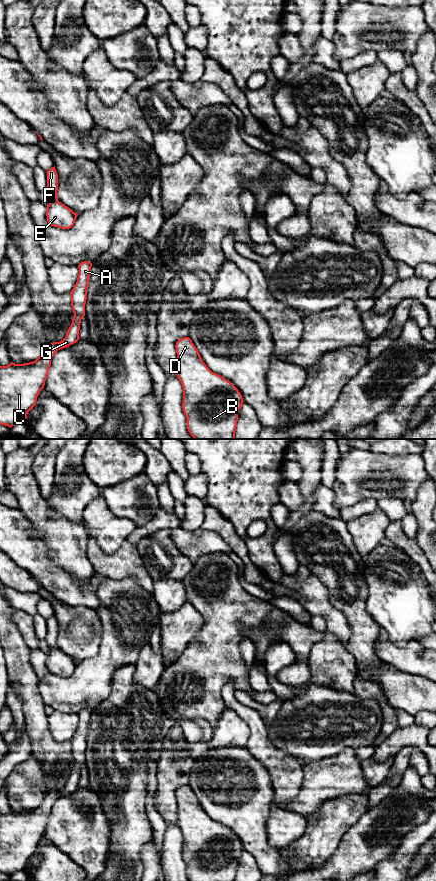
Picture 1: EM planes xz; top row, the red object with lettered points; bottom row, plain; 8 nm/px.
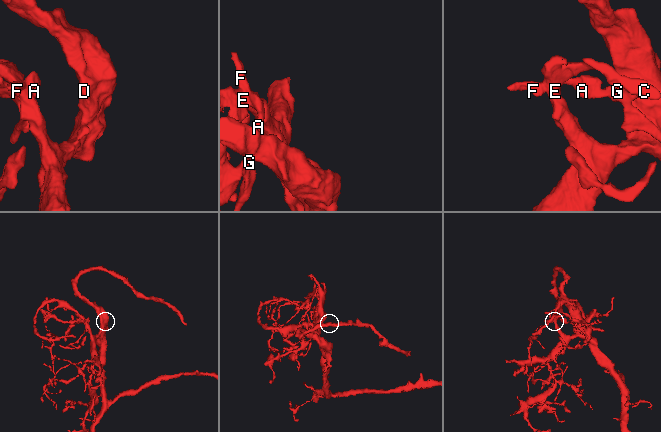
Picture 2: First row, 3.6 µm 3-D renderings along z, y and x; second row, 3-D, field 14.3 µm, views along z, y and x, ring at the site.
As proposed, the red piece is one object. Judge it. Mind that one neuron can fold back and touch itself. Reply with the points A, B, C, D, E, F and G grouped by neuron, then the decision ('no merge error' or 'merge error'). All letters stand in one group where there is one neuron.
A B C D E F G | no merge error

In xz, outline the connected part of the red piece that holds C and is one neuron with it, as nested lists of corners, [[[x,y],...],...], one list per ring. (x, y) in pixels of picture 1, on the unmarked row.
[[[92,711],[78,713],[77,730],[70,740],[74,760],[72,771],[65,786],[45,795],[38,806],[29,811],[0,814],[0,872],[12,875],[24,871],[28,860],[35,854],[55,801],[79,788],[81,767],[85,764],[87,736]]]

